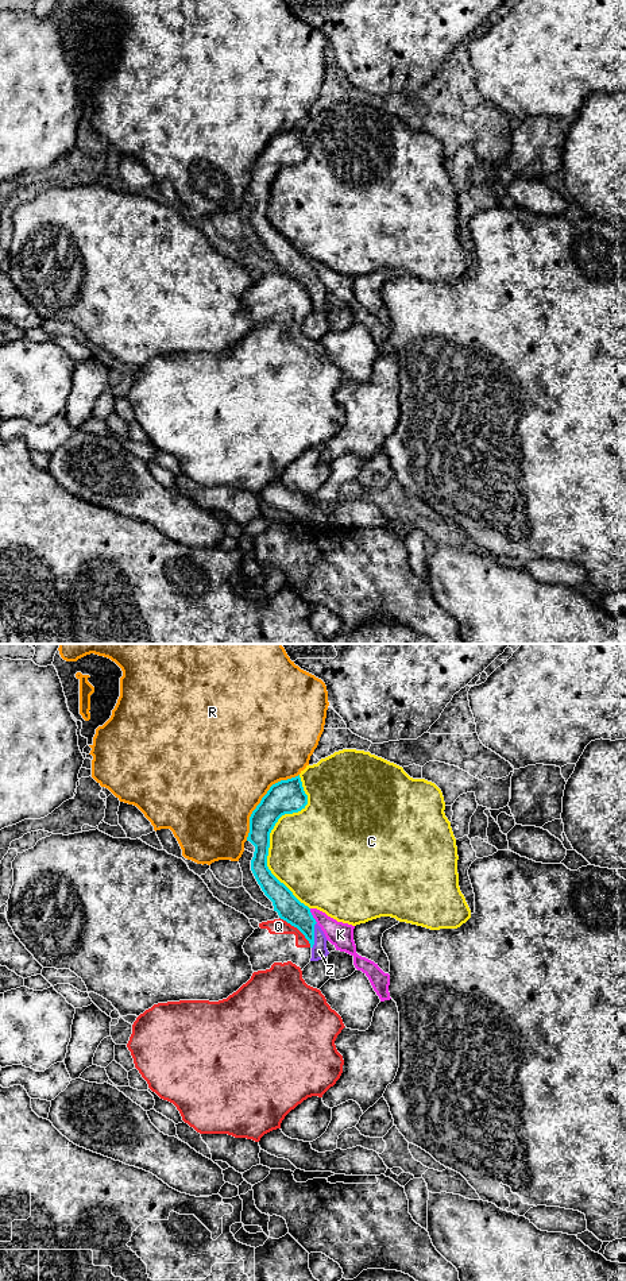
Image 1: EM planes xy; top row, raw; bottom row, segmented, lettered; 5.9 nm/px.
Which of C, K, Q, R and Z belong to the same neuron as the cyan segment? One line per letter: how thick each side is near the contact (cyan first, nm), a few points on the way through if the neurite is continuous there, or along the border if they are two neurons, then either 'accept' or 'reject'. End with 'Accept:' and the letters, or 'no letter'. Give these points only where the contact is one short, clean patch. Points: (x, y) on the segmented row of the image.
C: calibres 190 and 460 nm; reject
K: calibres 150 and 150 nm; reject
Q: calibres 150 and 100 nm; border xy (279, 917), (293, 925), (310, 946); reject
R: calibres 200 and 480 nm; reject
Z: calibres 150 and 90 nm; accept
Accept: Z

